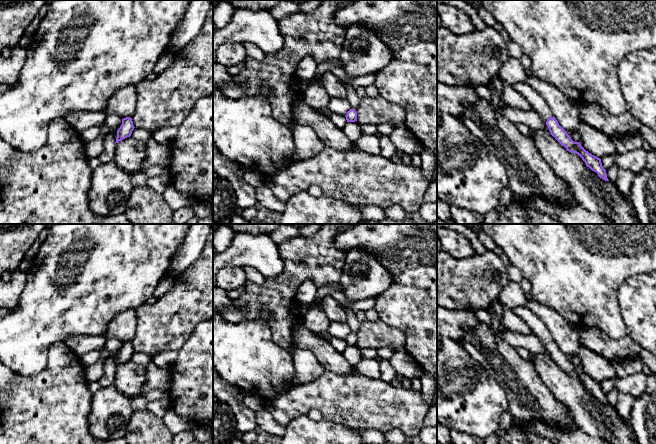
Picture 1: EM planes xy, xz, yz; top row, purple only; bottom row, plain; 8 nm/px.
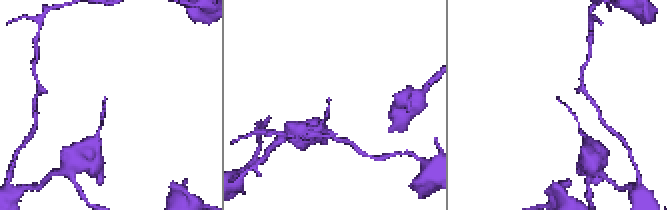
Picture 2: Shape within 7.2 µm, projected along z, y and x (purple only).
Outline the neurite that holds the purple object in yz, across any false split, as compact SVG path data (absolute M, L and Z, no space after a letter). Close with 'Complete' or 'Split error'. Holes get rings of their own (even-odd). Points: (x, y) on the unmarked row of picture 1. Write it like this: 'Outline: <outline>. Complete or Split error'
Outline: M529 306L516 307L512 310L520 317L536 335L549 352L550 358L571 377L578 378L586 390L596 396L600 402L609 405L606 394L603 392L601 383L586 375L579 366L574 366L567 356L559 349L550 335L546 325L530 310Z. Split error

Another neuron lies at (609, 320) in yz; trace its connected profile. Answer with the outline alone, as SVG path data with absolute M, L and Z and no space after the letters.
M479 224L481 229L502 250L507 261L516 266L523 278L531 283L533 300L554 309L563 319L578 328L595 327L611 339L619 339L628 334L625 321L618 306L617 292L622 282L632 276L656 272L656 224Z

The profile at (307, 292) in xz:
M305 280L301 284L297 292L297 296L296 296L297 302L303 302L304 304L313 303L316 297L317 290L318 287L313 281Z

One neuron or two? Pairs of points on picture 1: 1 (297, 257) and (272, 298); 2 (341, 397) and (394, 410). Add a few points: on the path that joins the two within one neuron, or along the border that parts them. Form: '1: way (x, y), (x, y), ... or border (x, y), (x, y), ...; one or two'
1: way (297, 267), (291, 279), (282, 288); one
2: way (354, 400), (381, 406); one

